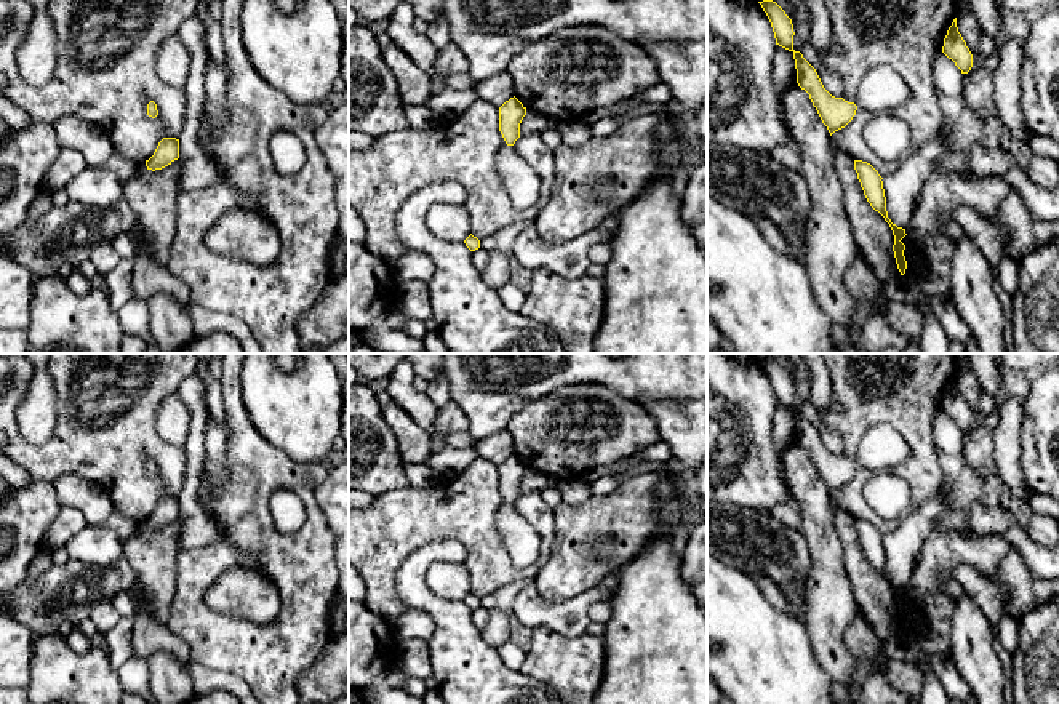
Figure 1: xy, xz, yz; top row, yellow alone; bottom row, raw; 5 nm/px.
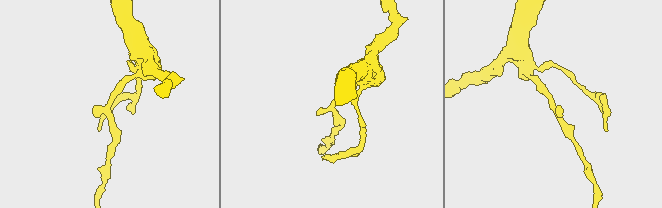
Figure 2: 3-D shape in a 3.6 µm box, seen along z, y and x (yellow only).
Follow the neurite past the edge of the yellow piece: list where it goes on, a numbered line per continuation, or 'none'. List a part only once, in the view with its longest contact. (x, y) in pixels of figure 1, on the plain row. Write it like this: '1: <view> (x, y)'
1: xz (522, 541)

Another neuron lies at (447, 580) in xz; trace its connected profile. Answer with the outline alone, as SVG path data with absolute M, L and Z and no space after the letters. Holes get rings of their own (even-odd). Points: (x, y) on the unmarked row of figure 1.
M437 560L426 574L427 587L438 597L464 600L470 594L470 576L464 565Z

